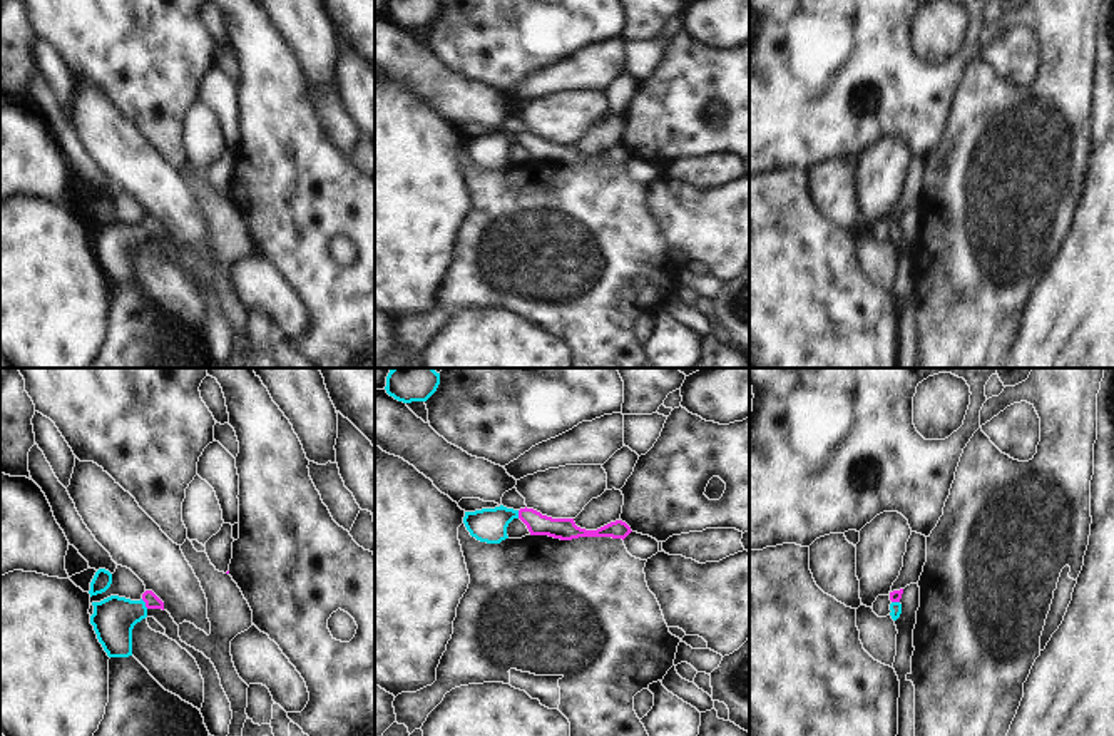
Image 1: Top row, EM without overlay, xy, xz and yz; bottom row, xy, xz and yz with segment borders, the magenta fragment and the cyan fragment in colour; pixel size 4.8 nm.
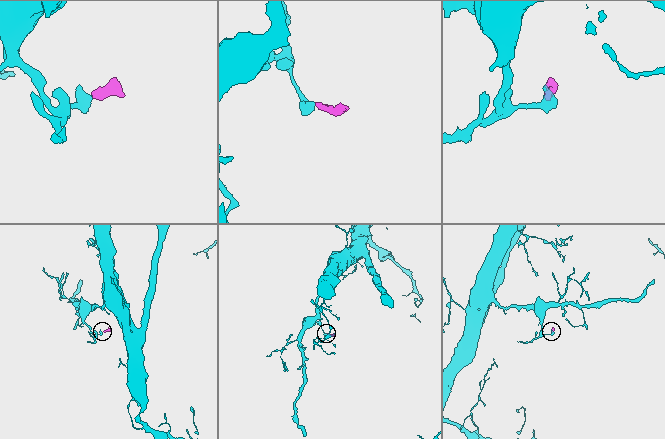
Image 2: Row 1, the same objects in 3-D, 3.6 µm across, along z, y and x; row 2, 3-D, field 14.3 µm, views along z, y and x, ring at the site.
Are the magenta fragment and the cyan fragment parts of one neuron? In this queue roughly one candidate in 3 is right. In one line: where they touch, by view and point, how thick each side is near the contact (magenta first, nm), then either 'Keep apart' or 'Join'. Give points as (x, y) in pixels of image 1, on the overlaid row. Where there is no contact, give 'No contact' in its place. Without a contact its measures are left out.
Touches magenta at xy (146, 604). Thickness 70 nm (magenta) against 200 nm. Join.

